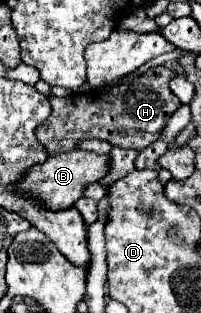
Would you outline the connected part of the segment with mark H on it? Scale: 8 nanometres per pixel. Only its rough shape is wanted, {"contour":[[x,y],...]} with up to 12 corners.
{"contour":[[172,69],[50,97],[50,155],[84,139],[140,151],[182,105]]}

